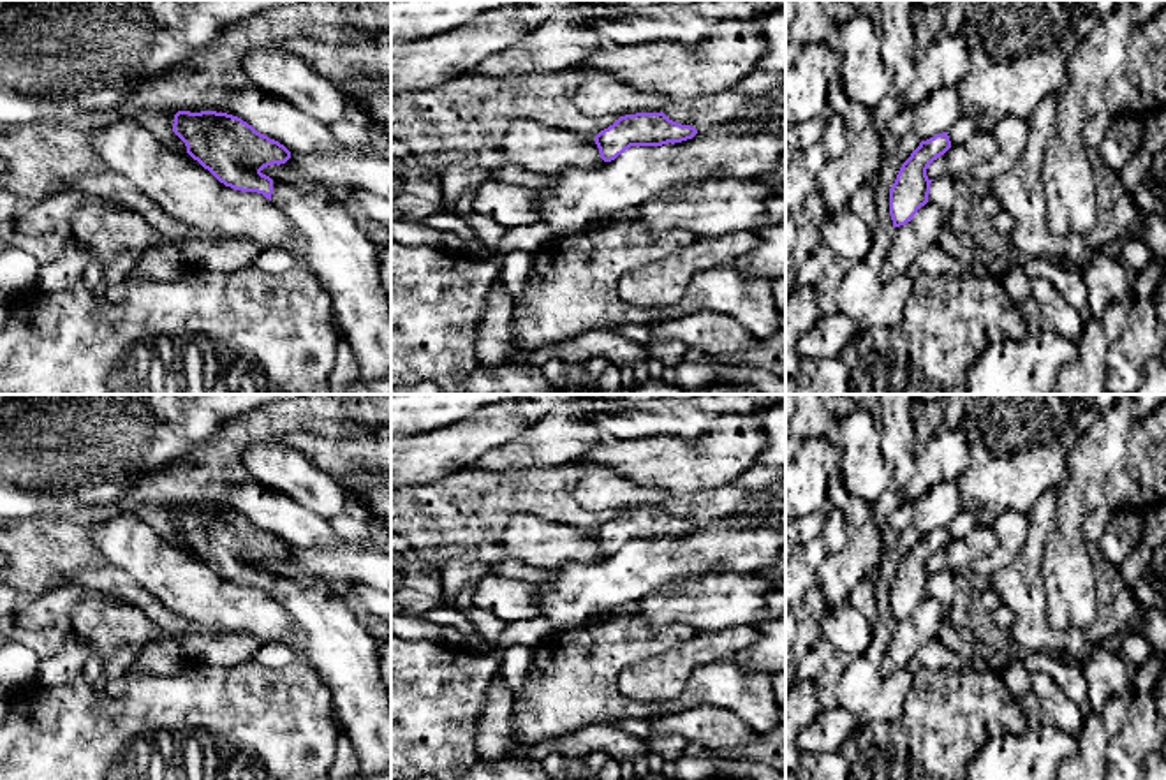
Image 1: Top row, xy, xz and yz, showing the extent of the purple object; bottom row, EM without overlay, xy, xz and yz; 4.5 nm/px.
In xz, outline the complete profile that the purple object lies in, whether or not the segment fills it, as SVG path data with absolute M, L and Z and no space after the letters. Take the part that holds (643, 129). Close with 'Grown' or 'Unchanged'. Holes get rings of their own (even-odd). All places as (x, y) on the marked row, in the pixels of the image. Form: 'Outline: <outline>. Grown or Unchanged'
Outline: M636 113L620 116L613 125L595 136L601 158L615 160L631 146L662 146L692 139L697 130L682 125L660 113Z. Unchanged

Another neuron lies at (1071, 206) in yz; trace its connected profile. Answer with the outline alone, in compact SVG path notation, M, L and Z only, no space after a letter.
M1118 4L1101 16L1097 26L1067 60L1069 83L1057 95L1057 132L1044 150L1041 180L1044 183L1050 231L1060 238L1087 232L1097 217L1094 171L1087 158L1083 127L1108 114L1143 118L1166 107L1166 7L1143 25L1134 23L1133 7Z

